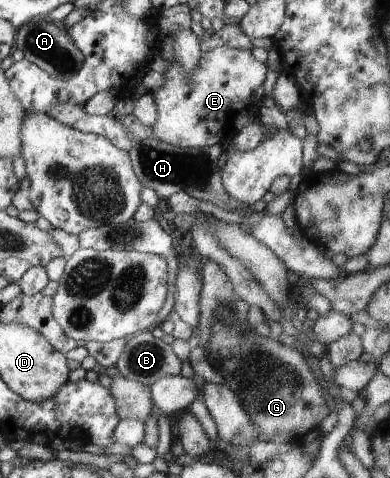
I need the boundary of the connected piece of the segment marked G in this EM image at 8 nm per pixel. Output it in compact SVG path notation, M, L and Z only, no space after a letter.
M201 260L200 265L200 317L194 335L198 336L199 345L205 349L210 365L220 373L225 384L236 394L239 405L243 405L251 419L256 422L260 440L277 444L299 443L308 431L318 429L322 419L332 411L322 397L317 377L302 353L270 337L258 335L249 326L246 315L251 305L238 297L222 266L214 260Z

